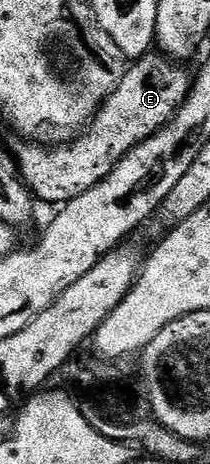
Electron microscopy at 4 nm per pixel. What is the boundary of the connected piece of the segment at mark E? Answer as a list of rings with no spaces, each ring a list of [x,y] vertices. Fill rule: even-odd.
[[[148,53],[141,59],[134,60],[128,66],[125,77],[115,84],[115,90],[103,100],[90,123],[74,136],[72,143],[63,143],[60,147],[42,147],[39,141],[23,141],[17,155],[17,170],[23,184],[36,200],[43,203],[62,205],[81,197],[93,185],[97,185],[125,158],[141,141],[155,135],[172,119],[182,107],[187,95],[191,92],[192,72],[187,72],[182,62],[168,59],[162,53]]]

